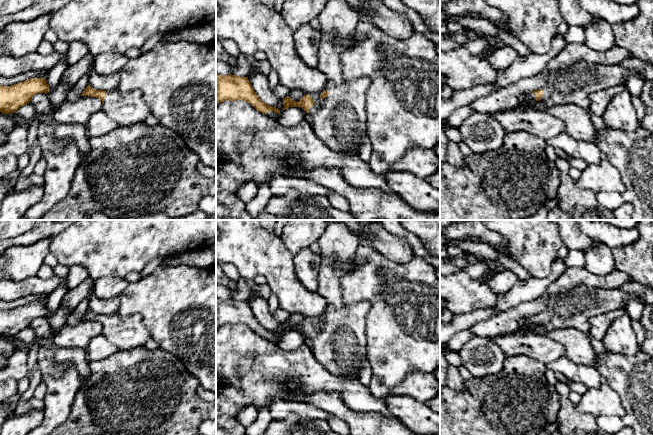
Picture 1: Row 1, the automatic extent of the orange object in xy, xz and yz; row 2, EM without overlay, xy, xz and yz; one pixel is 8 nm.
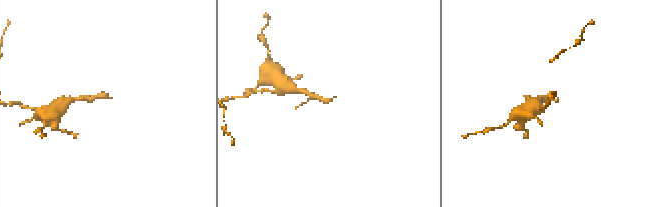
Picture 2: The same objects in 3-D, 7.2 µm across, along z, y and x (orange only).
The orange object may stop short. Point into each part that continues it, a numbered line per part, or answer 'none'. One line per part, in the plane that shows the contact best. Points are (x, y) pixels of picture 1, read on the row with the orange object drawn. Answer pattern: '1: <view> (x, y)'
1: xz (339, 120)

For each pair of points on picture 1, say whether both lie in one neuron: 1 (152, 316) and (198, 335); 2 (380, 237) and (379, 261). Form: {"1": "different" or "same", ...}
{"1": "same", "2": "different"}

